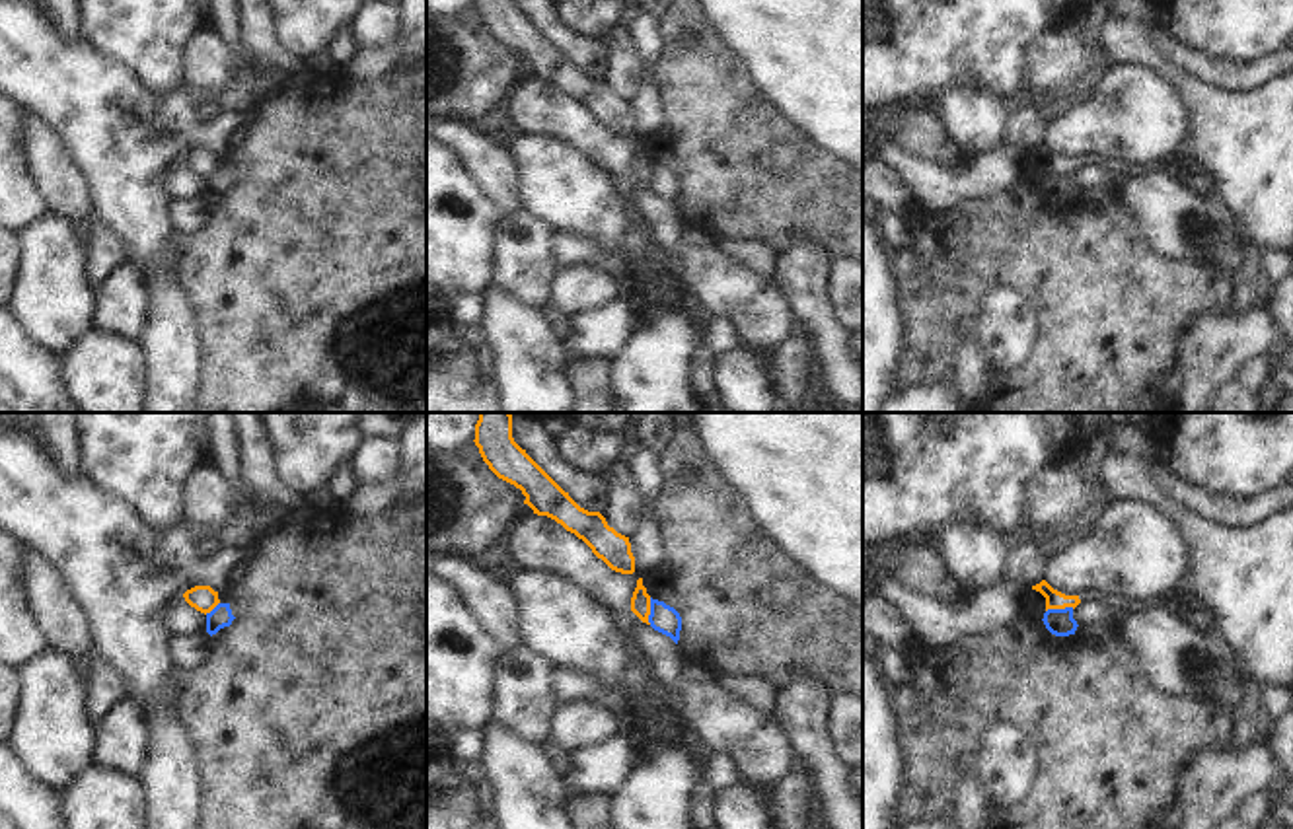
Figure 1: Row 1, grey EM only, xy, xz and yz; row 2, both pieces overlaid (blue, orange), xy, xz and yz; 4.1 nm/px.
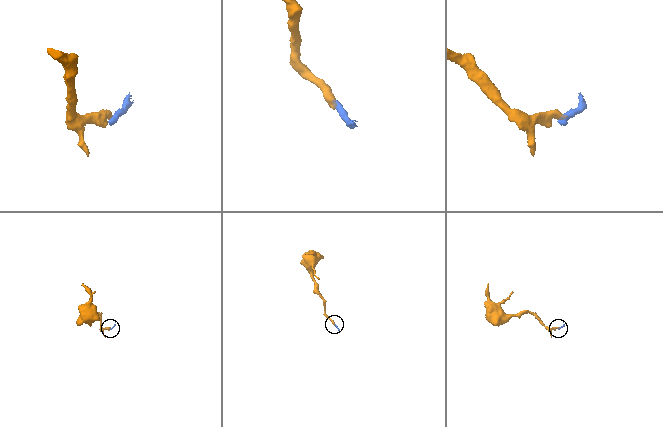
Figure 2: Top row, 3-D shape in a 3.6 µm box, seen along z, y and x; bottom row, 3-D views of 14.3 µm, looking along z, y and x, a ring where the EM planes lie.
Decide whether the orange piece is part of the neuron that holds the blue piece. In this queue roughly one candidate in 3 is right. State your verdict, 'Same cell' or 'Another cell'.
Another cell

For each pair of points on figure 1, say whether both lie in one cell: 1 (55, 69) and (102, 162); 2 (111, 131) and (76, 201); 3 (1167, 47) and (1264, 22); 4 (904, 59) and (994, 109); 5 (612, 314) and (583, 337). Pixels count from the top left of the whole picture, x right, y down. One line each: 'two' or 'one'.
1: one
2: two
3: two
4: two
5: one

